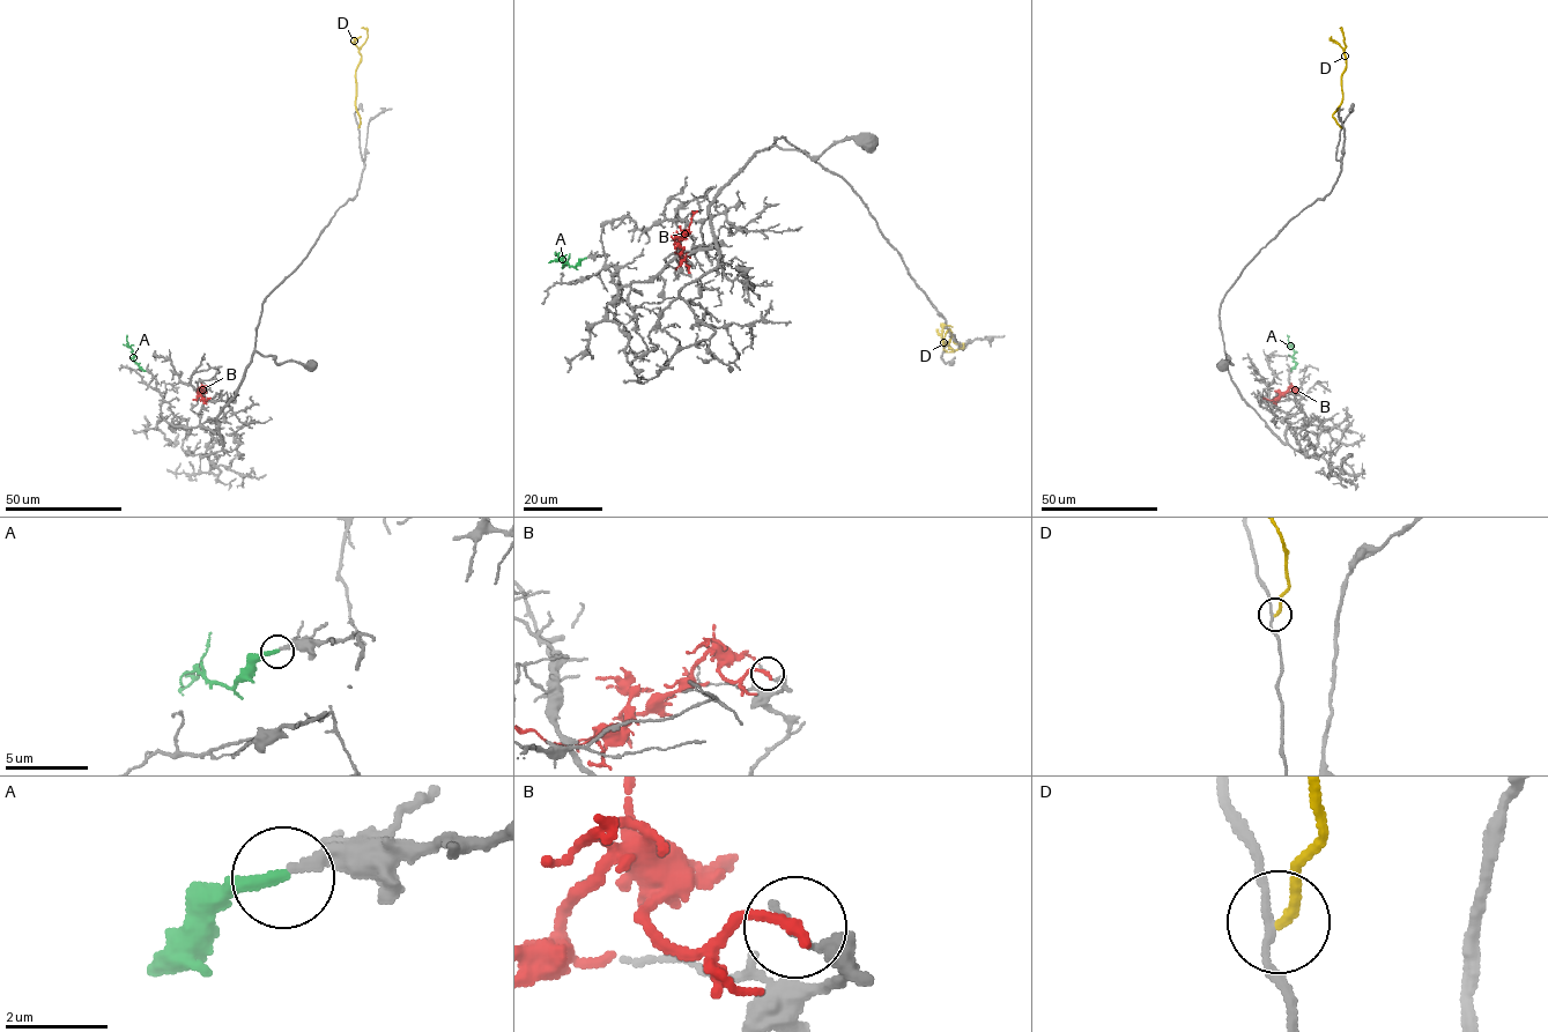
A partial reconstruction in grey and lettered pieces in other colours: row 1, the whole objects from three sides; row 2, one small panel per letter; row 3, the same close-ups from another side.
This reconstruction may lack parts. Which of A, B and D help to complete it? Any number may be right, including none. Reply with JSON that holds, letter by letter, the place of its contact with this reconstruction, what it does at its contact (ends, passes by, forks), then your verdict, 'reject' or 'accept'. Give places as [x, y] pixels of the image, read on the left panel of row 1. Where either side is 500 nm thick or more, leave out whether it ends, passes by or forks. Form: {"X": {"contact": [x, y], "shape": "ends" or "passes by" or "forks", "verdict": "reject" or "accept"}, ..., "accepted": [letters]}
{"A": {"contact": [145, 371], "shape": "ends", "verdict": "accept"}, "B": {"contact": [205, 390], "shape": "ends", "verdict": "reject"}, "D": {"contact": [358, 127], "shape": "ends", "verdict": "reject"}, "accepted": ["A"]}

